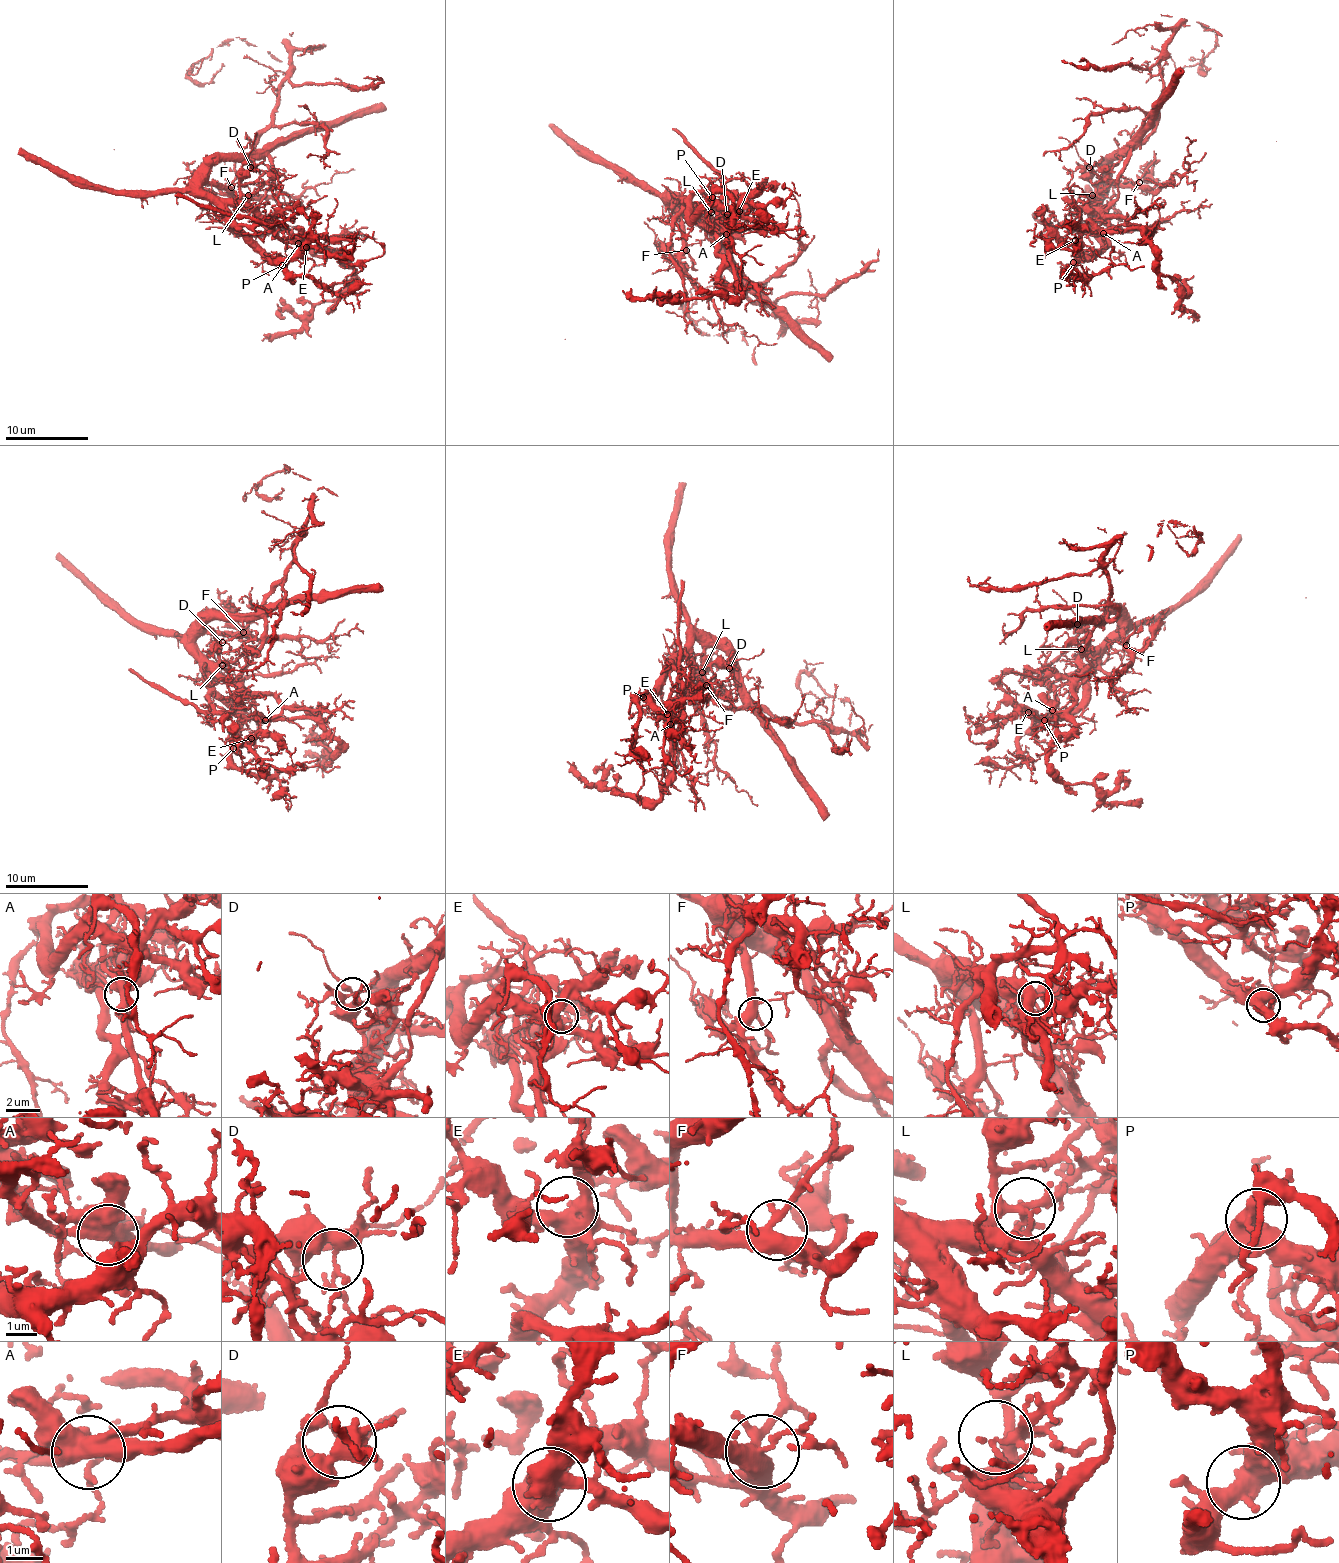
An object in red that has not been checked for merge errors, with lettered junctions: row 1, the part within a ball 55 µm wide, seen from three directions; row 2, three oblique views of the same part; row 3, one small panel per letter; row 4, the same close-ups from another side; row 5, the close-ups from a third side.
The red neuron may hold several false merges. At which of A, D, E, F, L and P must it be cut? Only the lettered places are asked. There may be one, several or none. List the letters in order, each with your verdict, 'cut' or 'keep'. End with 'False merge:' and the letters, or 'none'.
A: cut
D: keep
E: keep
F: keep
L: cut
P: keep
False merge: A, L

